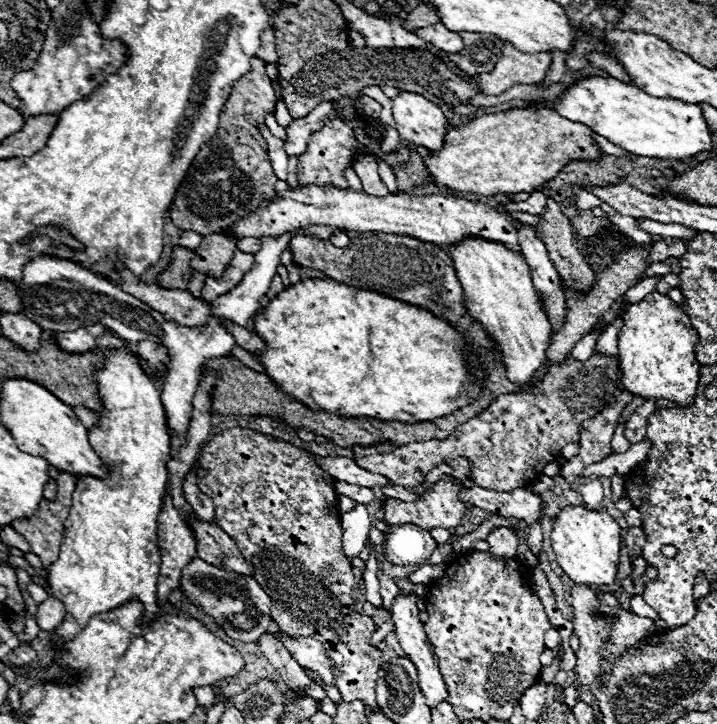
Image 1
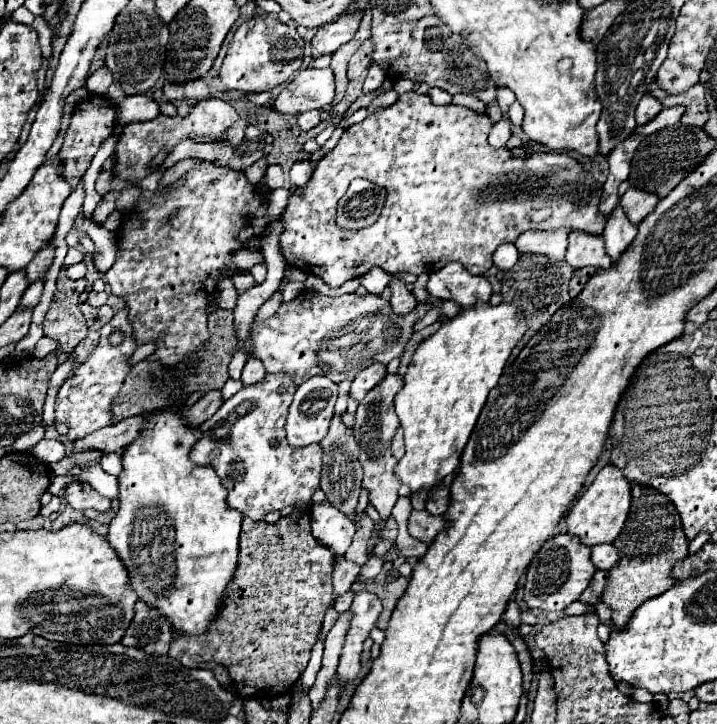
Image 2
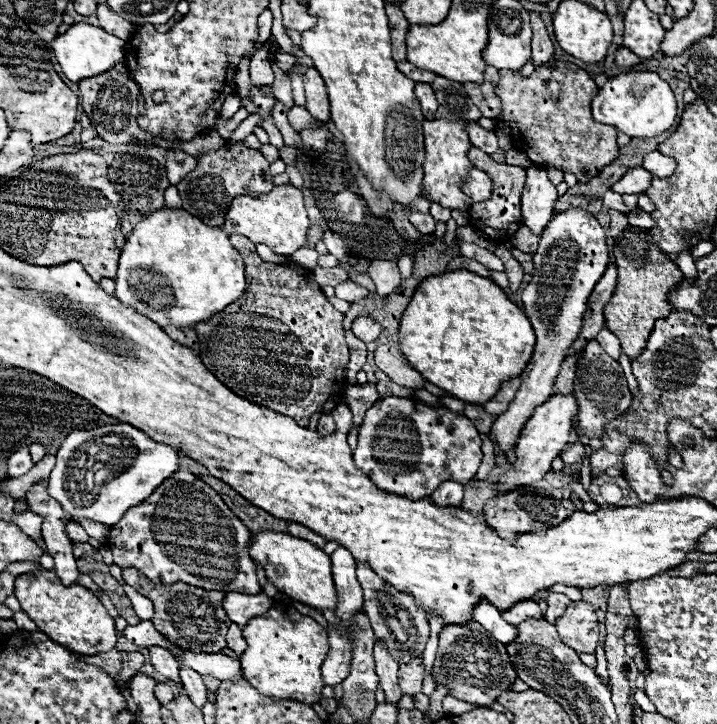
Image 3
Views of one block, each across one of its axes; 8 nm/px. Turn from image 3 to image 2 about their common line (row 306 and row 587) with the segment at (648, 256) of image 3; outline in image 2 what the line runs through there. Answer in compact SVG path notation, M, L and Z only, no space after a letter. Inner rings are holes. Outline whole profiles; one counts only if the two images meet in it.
M630 482L632 486L632 506L628 520L614 540L614 546L620 554L616 566L608 572L608 584L604 588L602 600L612 608L612 622L616 628L624 628L632 612L646 600L660 596L676 582L670 578L670 572L676 562L684 560L688 554L688 538L684 536L680 516L674 504L662 492Z

